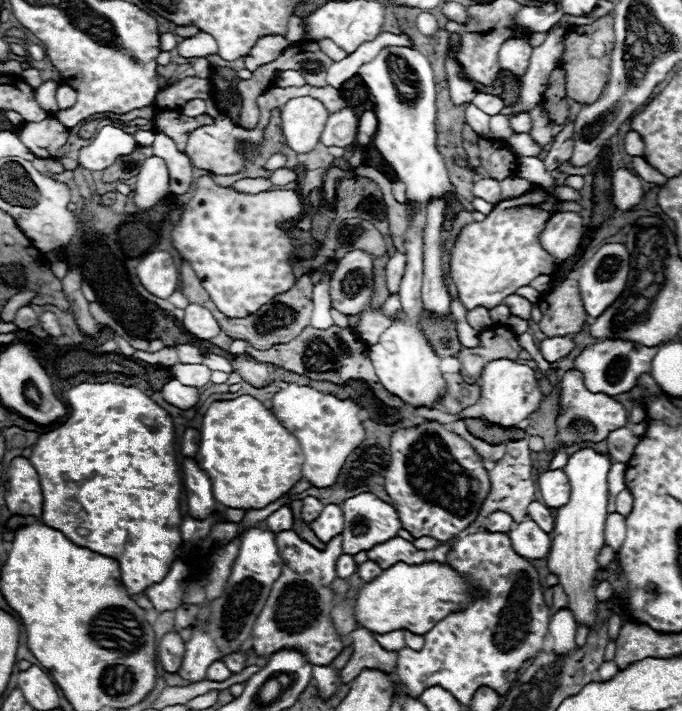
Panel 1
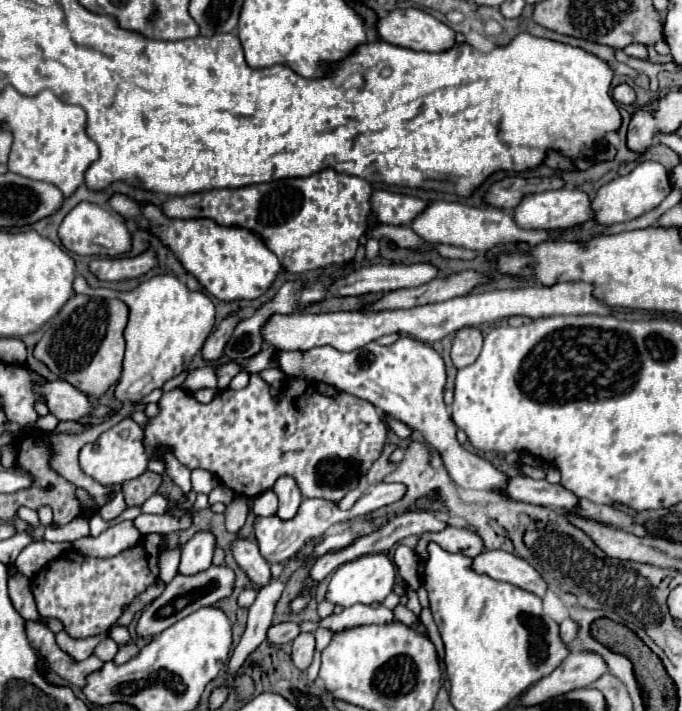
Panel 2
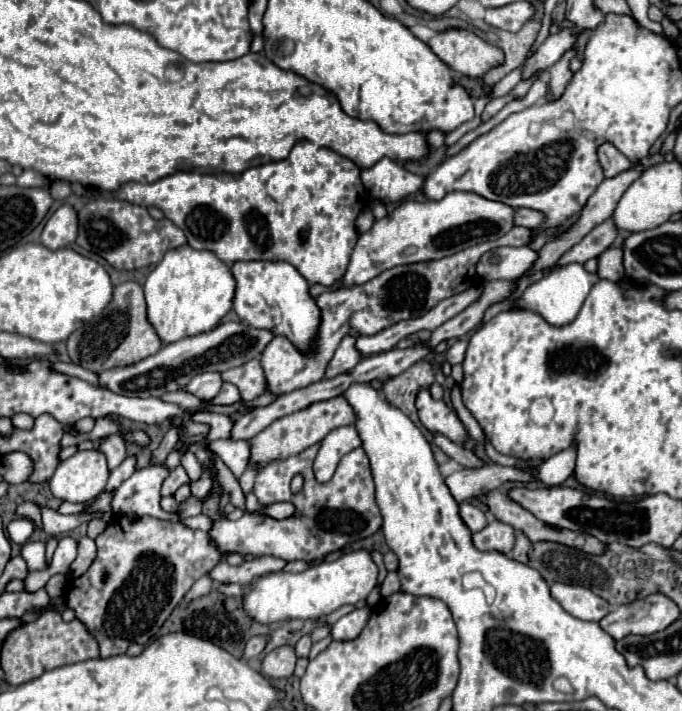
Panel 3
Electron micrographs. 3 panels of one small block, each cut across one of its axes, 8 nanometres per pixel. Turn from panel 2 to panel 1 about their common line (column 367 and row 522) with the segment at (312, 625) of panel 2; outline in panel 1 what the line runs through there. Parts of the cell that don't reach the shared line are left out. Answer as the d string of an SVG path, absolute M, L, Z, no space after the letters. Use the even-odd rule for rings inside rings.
M612 512L606 516L606 524L604 524L604 540L612 550L618 550L622 546L624 540L624 516L618 512Z

